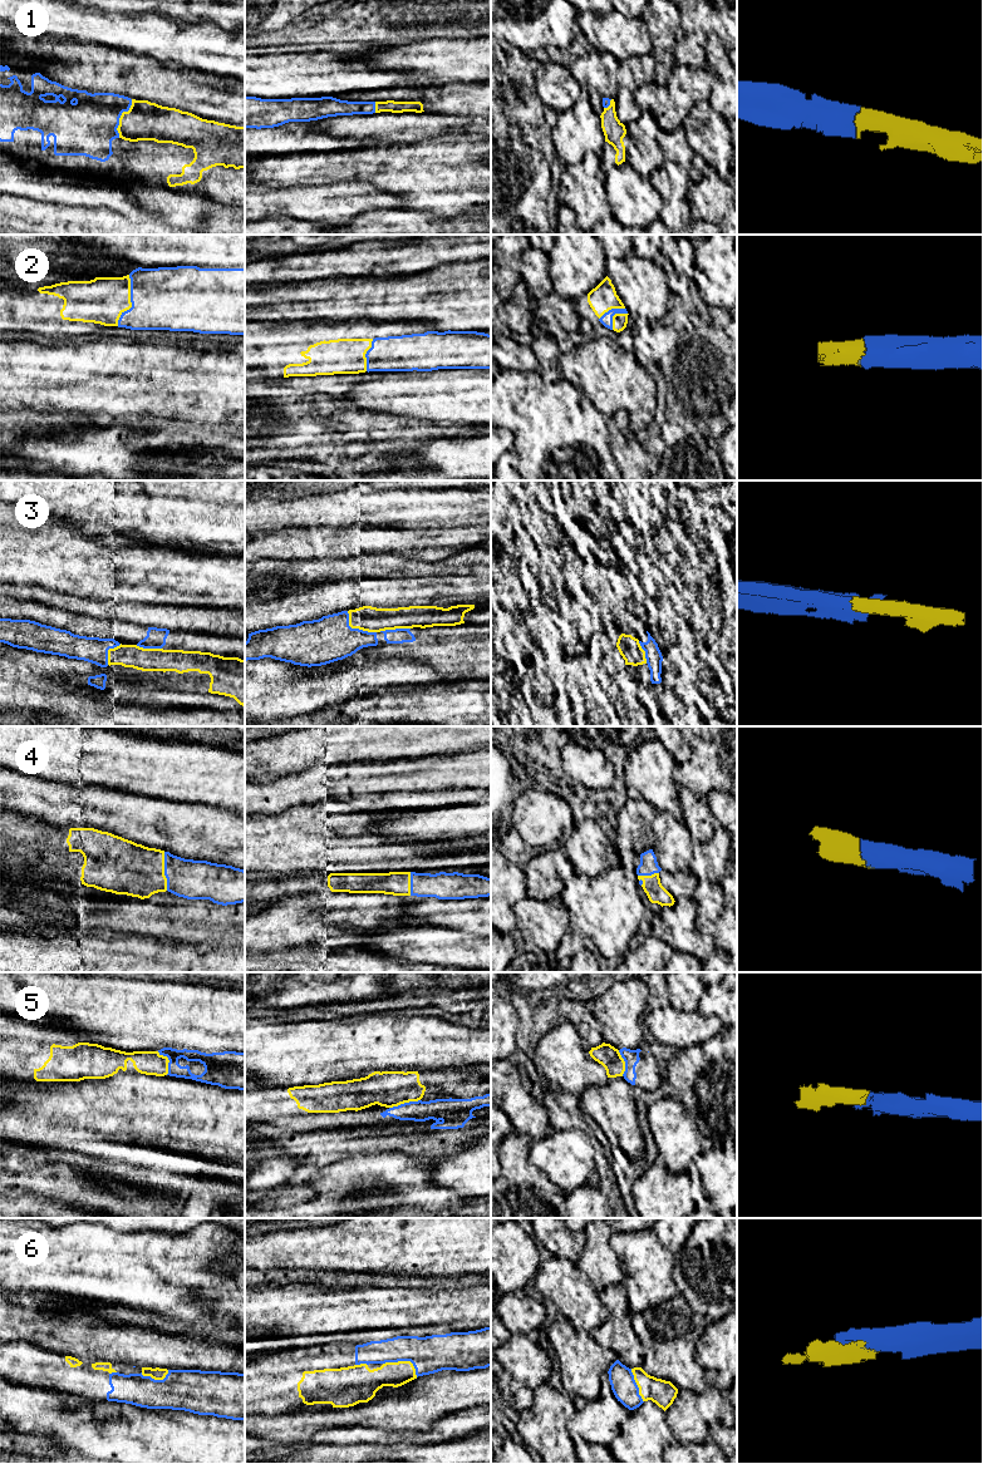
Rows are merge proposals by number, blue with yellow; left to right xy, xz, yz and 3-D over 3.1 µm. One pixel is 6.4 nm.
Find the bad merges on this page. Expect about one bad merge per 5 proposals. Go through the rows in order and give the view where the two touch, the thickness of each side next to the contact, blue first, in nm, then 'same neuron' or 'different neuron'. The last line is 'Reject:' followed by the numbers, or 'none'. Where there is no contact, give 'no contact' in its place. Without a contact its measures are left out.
1: meets blue in xy; 360 nm thick on the blue side, 260 nm on the other; same neuron
2: meets blue in xy; 400 nm thick on the blue side, 300 nm on the other; same neuron
3: meets blue in xz; 300 nm thick on the blue side, 160 nm on the other; same neuron
4: meets blue in xy; 260 nm thick on the blue side, 340 nm on the other; same neuron
5: meets blue in xz; 140 nm thick on the blue side, 220 nm on the other; same neuron
6: meets blue in xz; 240 nm thick on the blue side, 160 nm on the other; same neuron
Reject: none

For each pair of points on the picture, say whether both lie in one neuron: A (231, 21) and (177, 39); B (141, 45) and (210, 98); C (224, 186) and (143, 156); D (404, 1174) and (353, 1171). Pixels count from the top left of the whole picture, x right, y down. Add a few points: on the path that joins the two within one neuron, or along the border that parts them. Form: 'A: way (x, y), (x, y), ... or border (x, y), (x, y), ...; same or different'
A: border (190, 21), (212, 21), (231, 31); different
B: border (124, 52), (143, 54), (153, 59); different
C: way (204, 166), (193, 156), (163, 156); same
D: way (392, 1172), (365, 1172); same

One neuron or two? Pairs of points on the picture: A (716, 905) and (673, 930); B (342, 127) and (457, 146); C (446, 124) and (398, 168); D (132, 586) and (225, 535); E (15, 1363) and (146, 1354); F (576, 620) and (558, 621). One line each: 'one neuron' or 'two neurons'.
A: two neurons
B: two neurons
C: two neurons
D: two neurons
E: two neurons
F: two neurons

